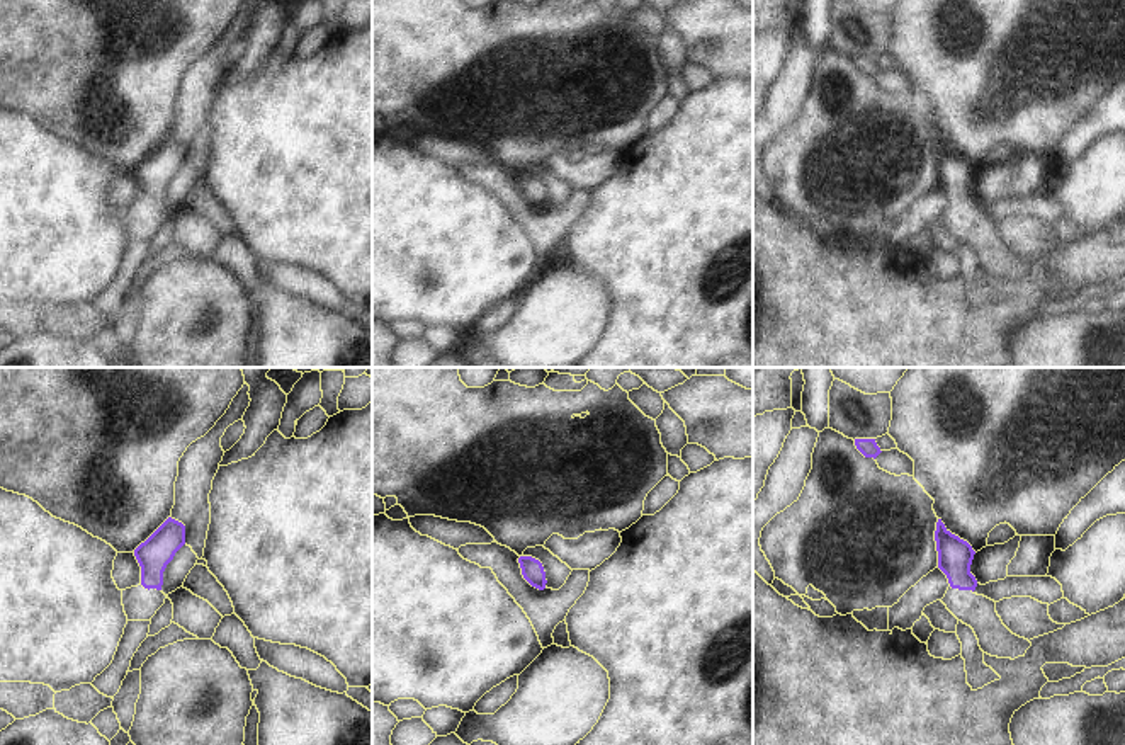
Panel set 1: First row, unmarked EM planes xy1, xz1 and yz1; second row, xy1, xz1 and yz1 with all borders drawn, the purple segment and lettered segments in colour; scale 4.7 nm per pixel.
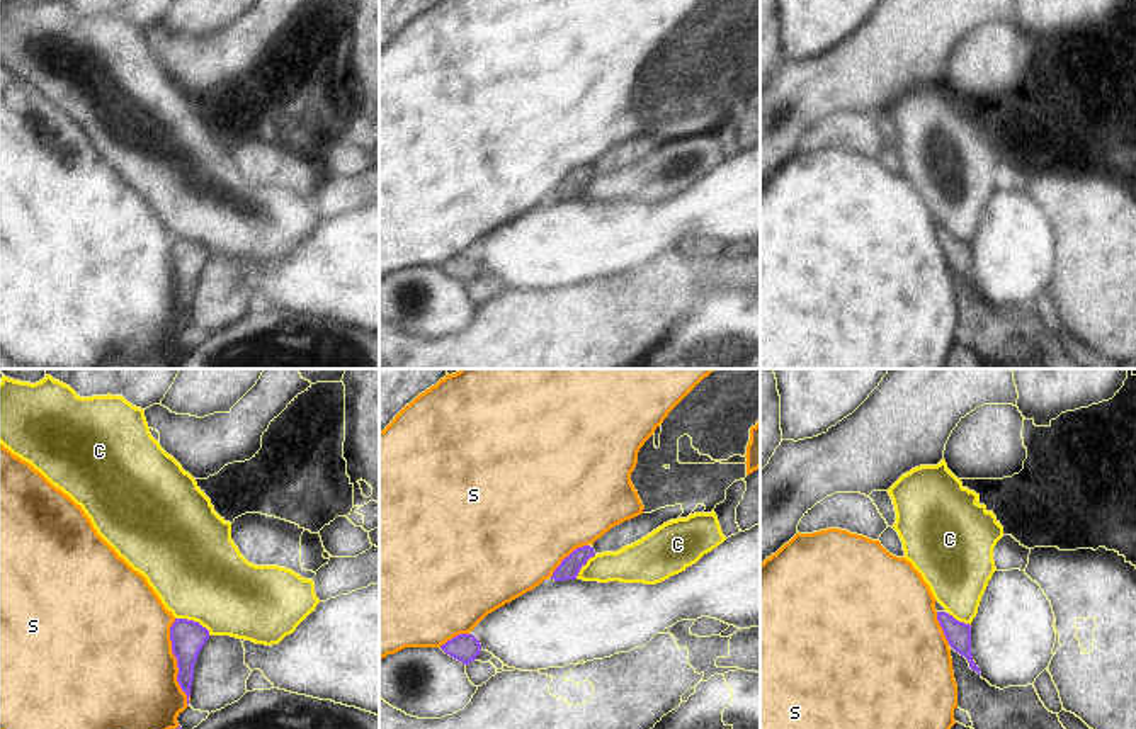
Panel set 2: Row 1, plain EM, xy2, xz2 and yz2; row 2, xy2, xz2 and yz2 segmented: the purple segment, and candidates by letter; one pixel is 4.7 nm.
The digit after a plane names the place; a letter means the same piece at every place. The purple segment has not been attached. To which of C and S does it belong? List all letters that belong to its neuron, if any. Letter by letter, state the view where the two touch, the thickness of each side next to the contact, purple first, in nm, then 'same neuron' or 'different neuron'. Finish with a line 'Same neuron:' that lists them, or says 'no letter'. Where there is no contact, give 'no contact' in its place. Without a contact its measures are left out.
C: xy2 | 160/440 nm | different neuron
S: xy2 | 160/480 nm | different neuron
Same neuron: no letter

